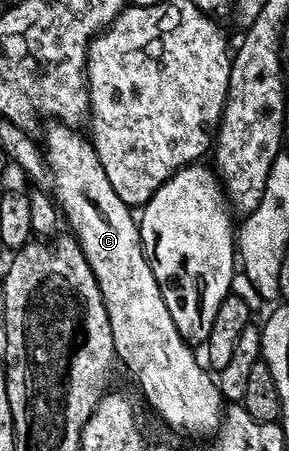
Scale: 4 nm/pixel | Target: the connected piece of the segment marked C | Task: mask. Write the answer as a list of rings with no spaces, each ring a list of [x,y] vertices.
[[[49,125],[52,126],[44,133],[42,152],[52,173],[50,185],[54,190],[54,200],[63,220],[64,217],[68,220],[68,225],[72,228],[69,230],[80,244],[80,250],[86,255],[86,263],[90,263],[90,271],[94,271],[96,282],[102,291],[119,364],[124,364],[136,376],[145,399],[156,408],[157,415],[170,428],[185,429],[188,433],[211,434],[220,428],[226,412],[226,402],[220,396],[220,386],[214,380],[213,374],[201,362],[201,366],[196,362],[196,357],[192,354],[193,346],[184,341],[170,317],[166,303],[163,302],[162,291],[159,290],[158,280],[154,277],[150,263],[140,246],[140,226],[133,210],[126,203],[122,203],[122,199],[118,199],[118,191],[110,187],[110,179],[106,179],[106,171],[102,171],[102,163],[91,140],[85,134],[83,137],[79,133],[81,130],[71,125]]]

